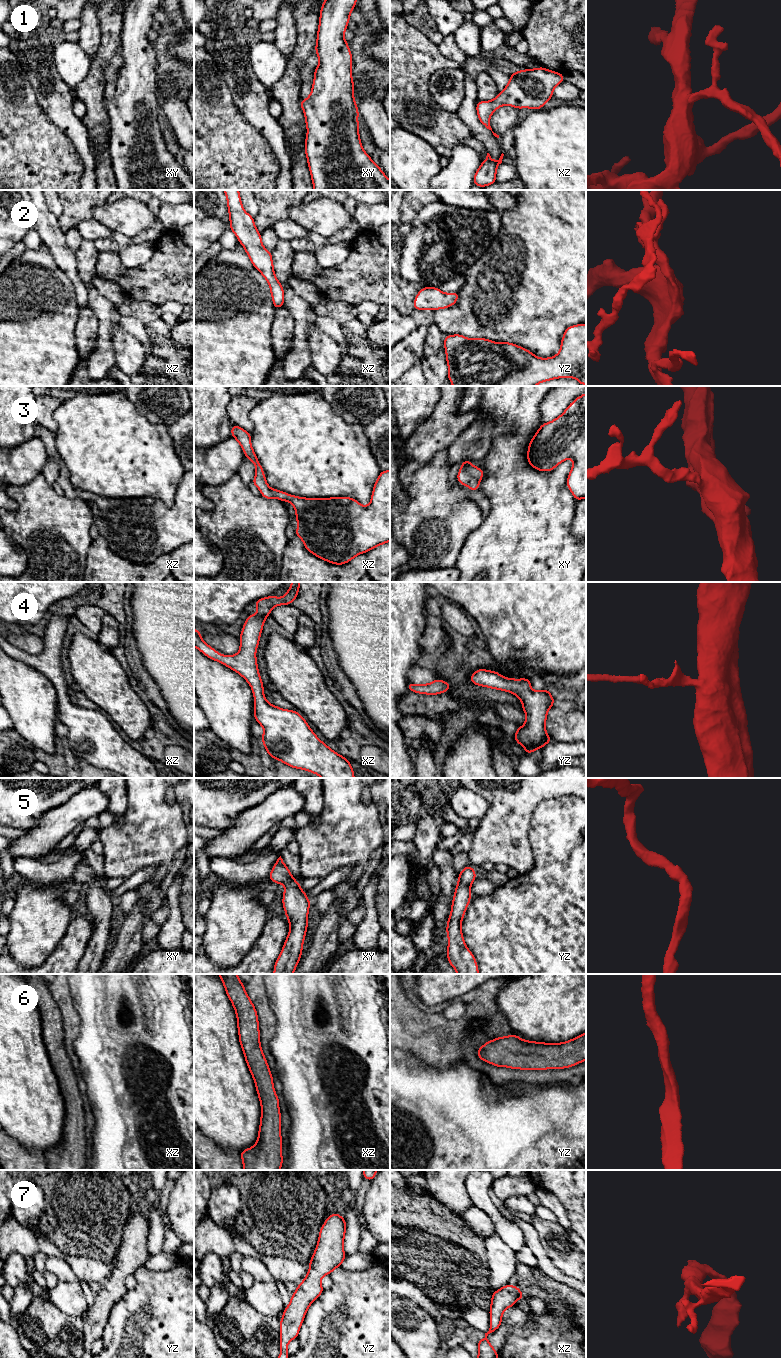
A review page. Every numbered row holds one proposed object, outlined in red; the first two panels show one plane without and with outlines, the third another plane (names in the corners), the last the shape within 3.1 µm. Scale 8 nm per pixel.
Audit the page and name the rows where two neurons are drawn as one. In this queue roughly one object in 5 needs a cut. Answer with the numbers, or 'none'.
none

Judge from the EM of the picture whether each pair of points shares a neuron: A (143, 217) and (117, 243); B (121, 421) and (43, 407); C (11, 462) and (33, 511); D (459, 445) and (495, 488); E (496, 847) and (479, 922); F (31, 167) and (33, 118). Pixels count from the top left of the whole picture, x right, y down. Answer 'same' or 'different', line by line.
A: different
B: different
C: different
D: different
E: different
F: same

